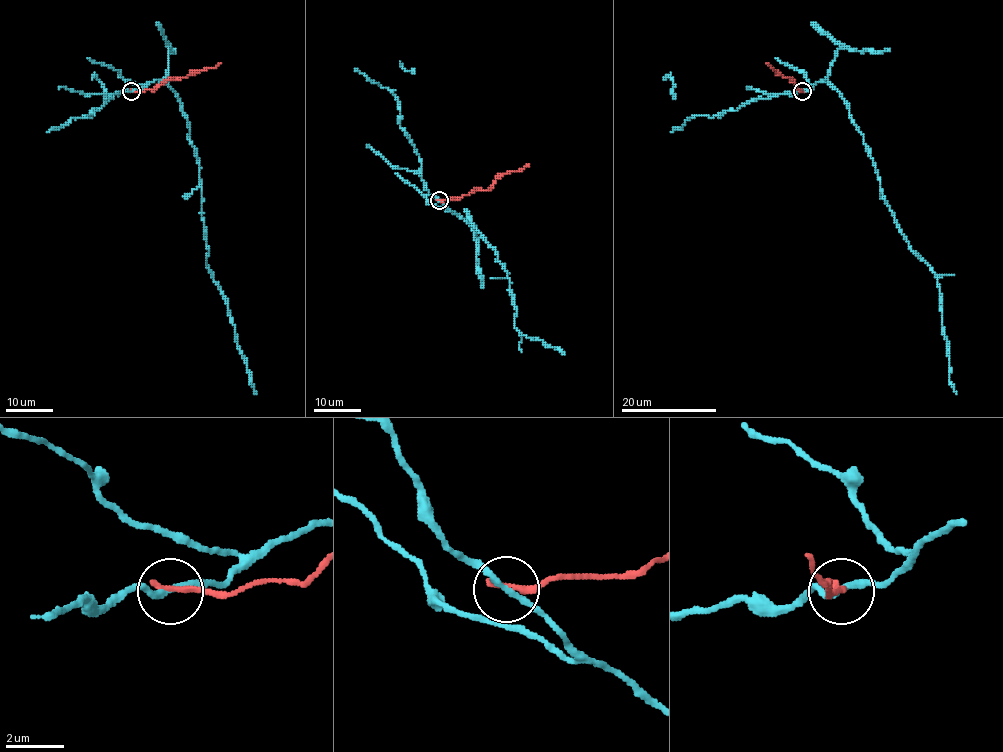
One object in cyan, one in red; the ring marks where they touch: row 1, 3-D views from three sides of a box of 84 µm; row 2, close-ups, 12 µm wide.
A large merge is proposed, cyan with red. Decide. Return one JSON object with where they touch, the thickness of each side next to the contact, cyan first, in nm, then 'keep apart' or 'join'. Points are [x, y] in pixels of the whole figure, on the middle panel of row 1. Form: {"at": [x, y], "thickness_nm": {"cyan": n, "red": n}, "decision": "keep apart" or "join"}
{"at": [439, 200], "thickness_nm": {"cyan": 200, "red": 240}, "decision": "keep apart"}

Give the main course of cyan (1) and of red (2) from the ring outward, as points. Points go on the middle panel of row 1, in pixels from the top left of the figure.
1: (439, 200), (471, 224), (496, 251), (497, 261), (508, 271), (516, 310), (515, 327), (564, 354)
2: (439, 200), (461, 198), (476, 189), (487, 189), (497, 177), (522, 170), (528, 164)

